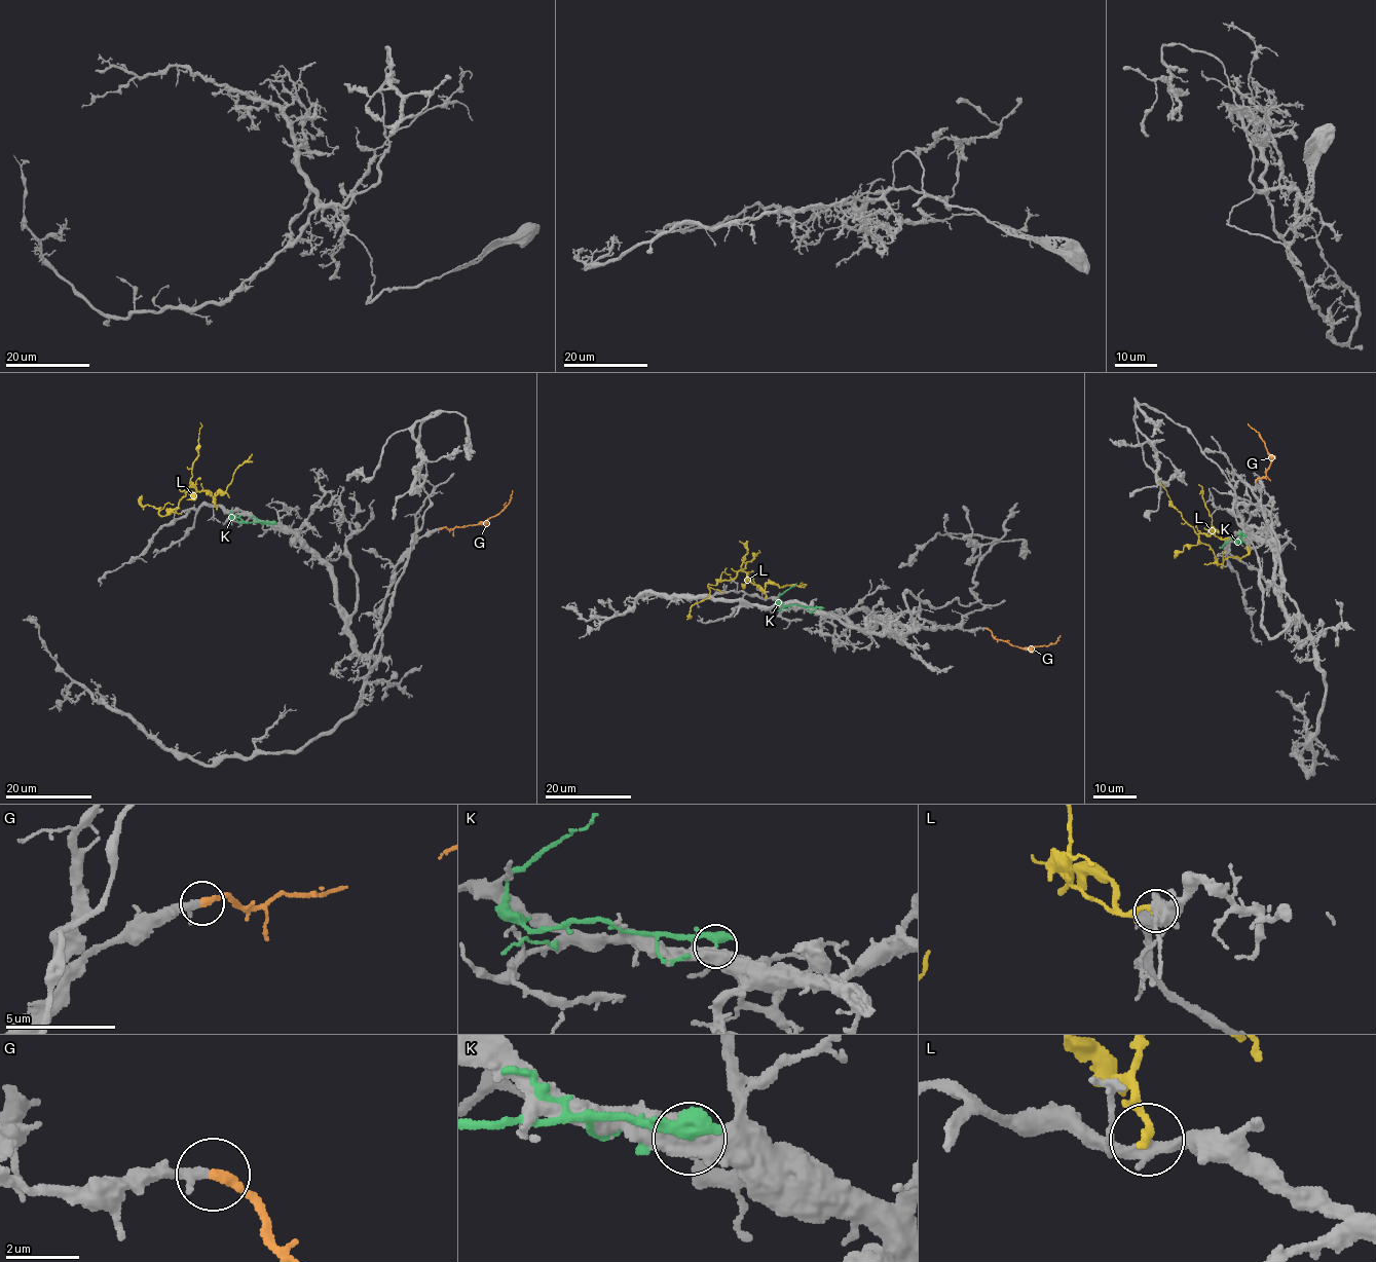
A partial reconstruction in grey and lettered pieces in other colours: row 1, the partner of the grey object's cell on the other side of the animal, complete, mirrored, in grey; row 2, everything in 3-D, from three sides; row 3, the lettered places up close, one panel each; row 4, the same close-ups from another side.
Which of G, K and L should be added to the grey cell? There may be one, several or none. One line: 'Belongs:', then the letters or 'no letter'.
Belongs: G

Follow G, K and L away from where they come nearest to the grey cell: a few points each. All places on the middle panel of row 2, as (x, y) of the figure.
G: (986, 628), (997, 639), (1030, 647), (1048, 646), (1061, 635)
K: (820, 609), (782, 604), (779, 595), (796, 584)
L: (766, 597), (765, 591), (740, 570), (736, 577), (710, 585), (709, 594), (695, 603), (689, 615), (692, 616)

